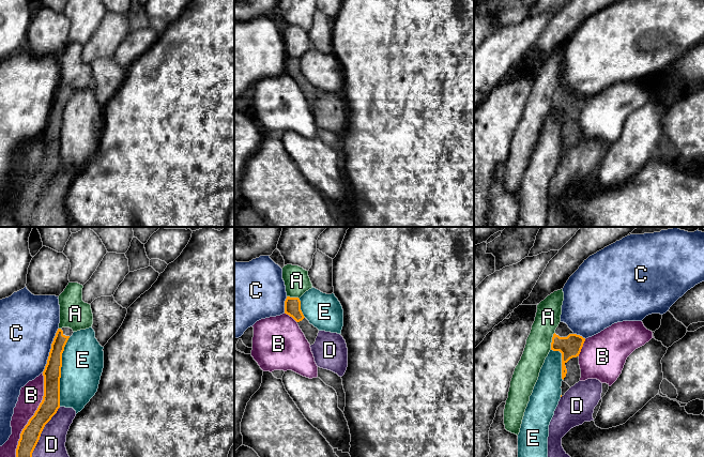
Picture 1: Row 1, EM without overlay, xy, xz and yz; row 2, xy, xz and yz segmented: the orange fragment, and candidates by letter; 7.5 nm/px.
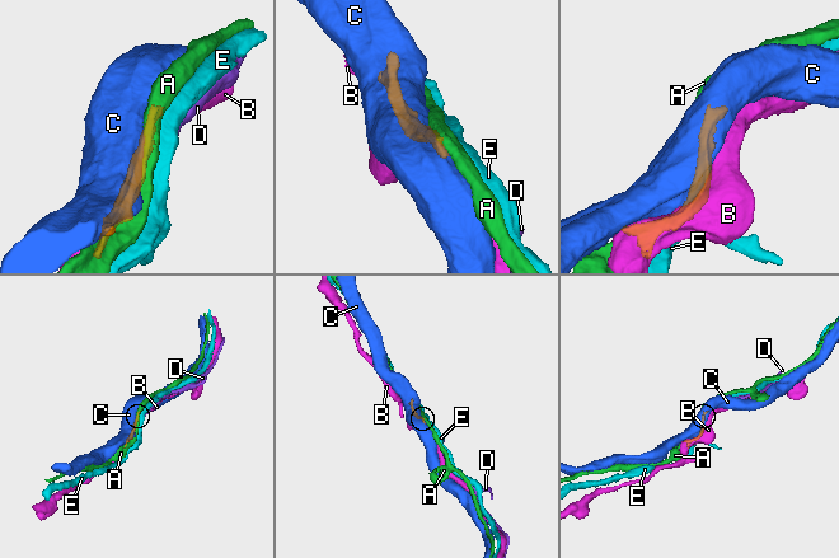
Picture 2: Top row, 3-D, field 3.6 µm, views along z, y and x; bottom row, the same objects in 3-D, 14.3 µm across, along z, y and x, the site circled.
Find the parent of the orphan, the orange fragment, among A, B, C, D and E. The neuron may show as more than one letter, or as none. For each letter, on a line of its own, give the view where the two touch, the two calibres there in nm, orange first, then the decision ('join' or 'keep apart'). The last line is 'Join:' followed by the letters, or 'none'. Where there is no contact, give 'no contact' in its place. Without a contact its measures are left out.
A: contact in yz; calibres 160 and 190 nm; keep apart
B: contact in xy; calibres 140 and 180 nm; keep apart
C: contact in xy; calibres 130 and 420 nm; keep apart
D: contact in xy; calibres 140 and 280 nm; keep apart
E: contact in xy; calibres 140 and 320 nm; keep apart
Join: none

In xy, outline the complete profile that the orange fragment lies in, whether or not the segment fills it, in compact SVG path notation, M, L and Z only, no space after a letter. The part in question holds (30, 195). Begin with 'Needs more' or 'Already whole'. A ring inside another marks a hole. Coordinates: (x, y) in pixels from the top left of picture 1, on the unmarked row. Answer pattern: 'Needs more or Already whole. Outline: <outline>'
Needs more. Outline: M70 88L58 89L43 132L44 156L34 176L29 180L20 194L16 209L16 219L19 227L31 227L32 213L40 200L45 185L60 168L60 138L62 113L68 98L73 95Z

